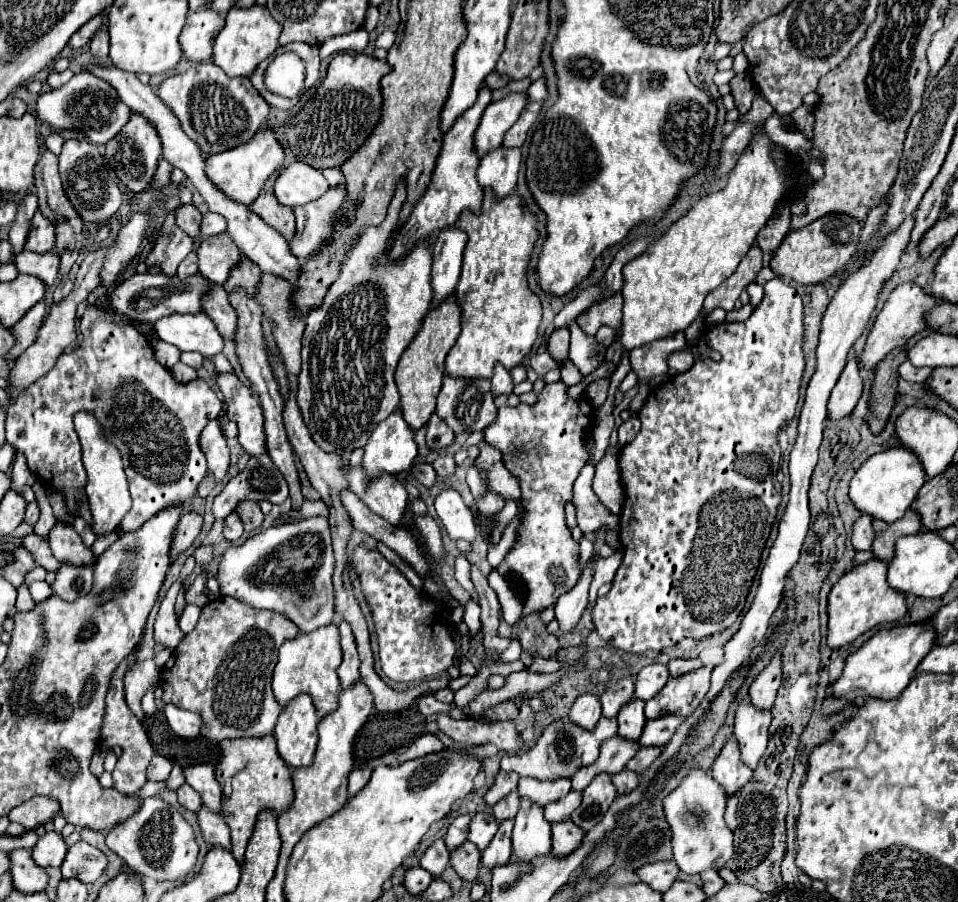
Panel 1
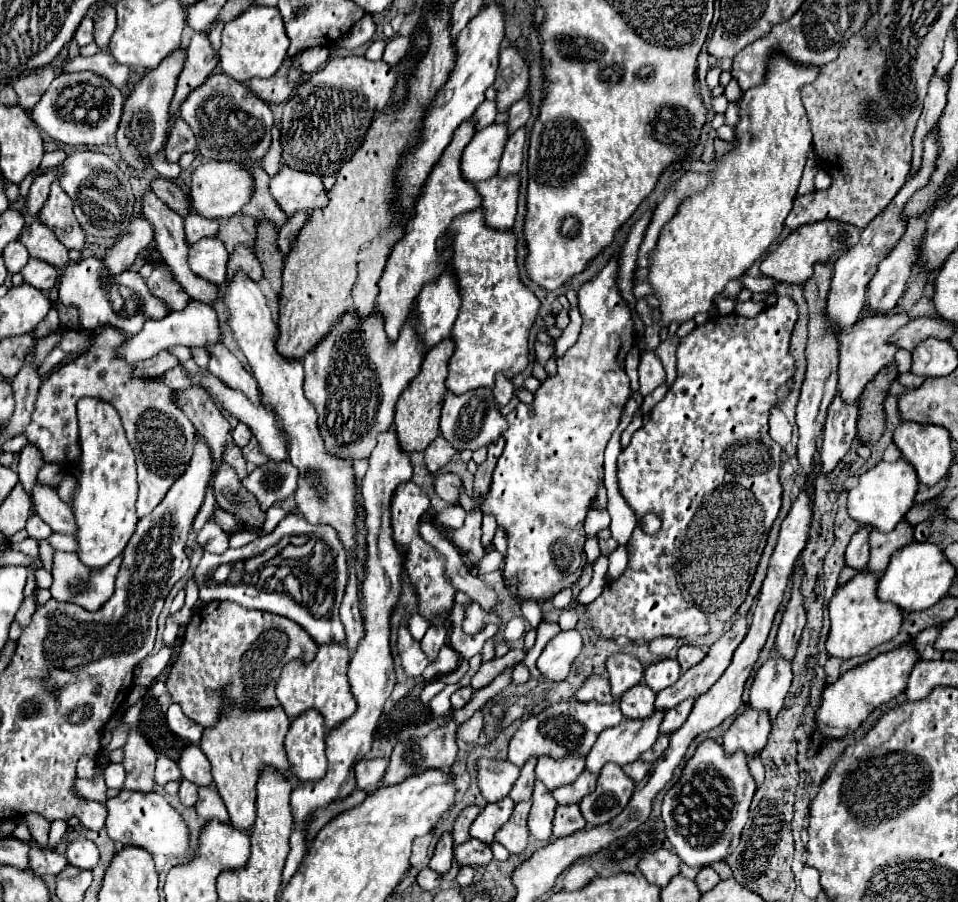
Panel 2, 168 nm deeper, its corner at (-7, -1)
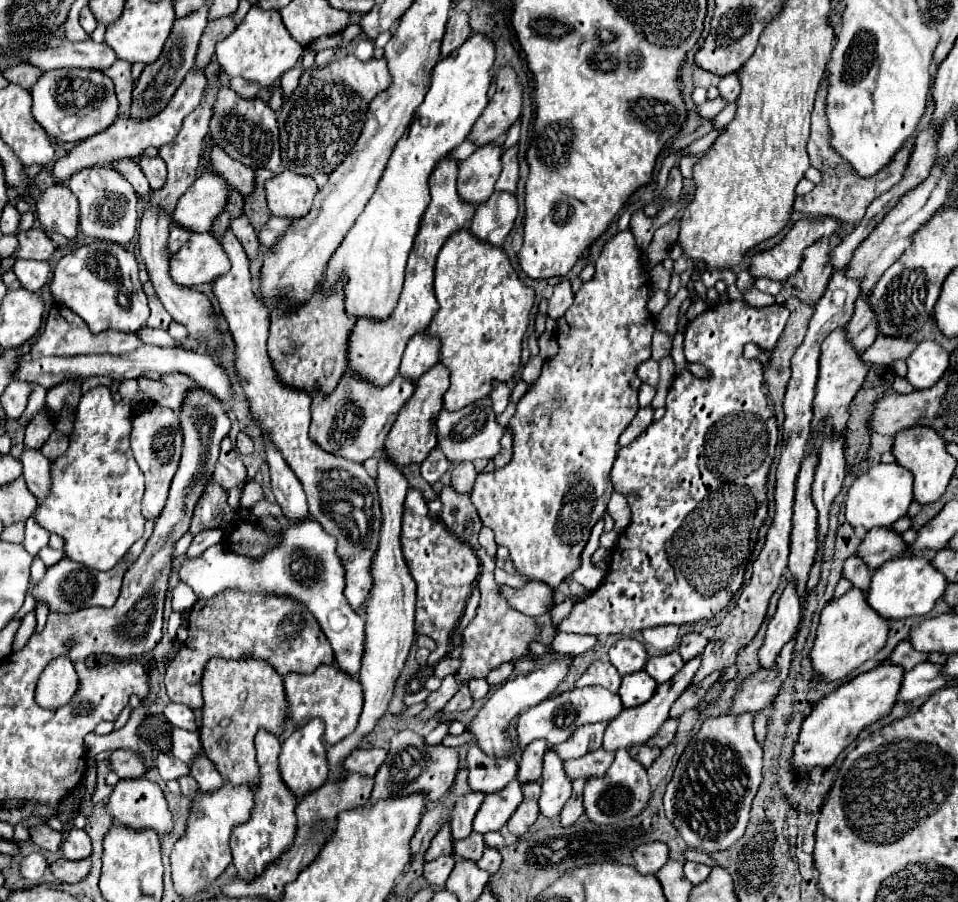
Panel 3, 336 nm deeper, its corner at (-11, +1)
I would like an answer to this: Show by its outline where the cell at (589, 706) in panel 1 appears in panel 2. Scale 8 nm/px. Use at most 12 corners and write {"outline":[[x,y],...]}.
{"outline":[[589,677],[575,693],[577,701],[611,703],[609,681]]}

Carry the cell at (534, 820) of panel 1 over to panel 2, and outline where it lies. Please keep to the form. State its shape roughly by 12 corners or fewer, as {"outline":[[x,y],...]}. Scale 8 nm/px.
{"outline":[[535,781],[529,833],[537,841],[551,837],[553,795]]}

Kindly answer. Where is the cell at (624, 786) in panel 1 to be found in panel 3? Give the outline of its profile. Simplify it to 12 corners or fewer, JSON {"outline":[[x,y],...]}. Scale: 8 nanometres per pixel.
{"outline":[[639,747],[637,759],[647,769],[661,753],[659,747]]}

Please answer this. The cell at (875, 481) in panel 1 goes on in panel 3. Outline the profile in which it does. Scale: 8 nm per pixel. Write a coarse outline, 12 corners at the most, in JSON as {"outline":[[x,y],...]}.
{"outline":[[873,465],[847,491],[851,527],[891,527],[913,501],[913,475]]}

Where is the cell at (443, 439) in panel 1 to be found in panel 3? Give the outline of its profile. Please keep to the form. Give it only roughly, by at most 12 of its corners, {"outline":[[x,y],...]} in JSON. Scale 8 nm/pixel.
{"outline":[[439,447],[421,463],[421,475],[429,485],[443,477],[451,463]]}

